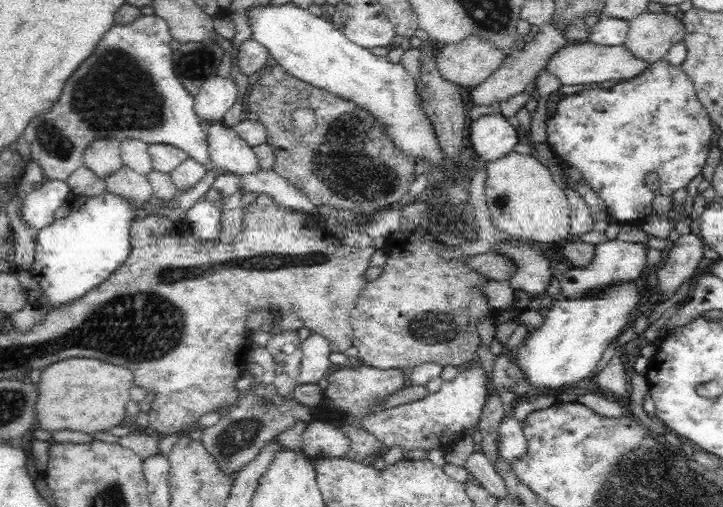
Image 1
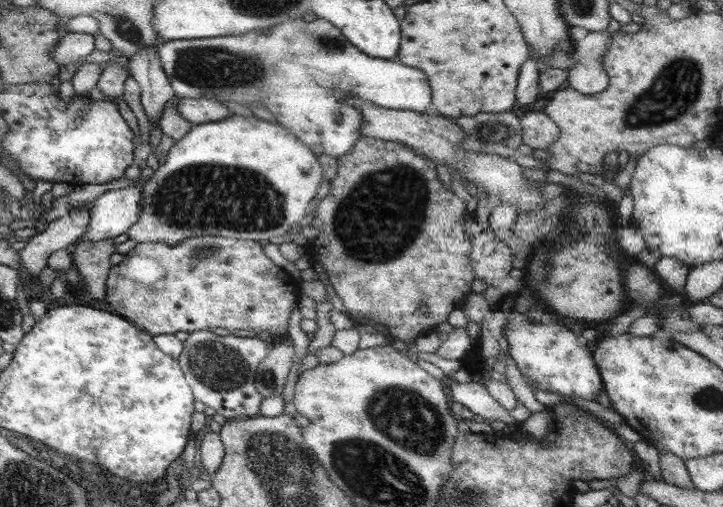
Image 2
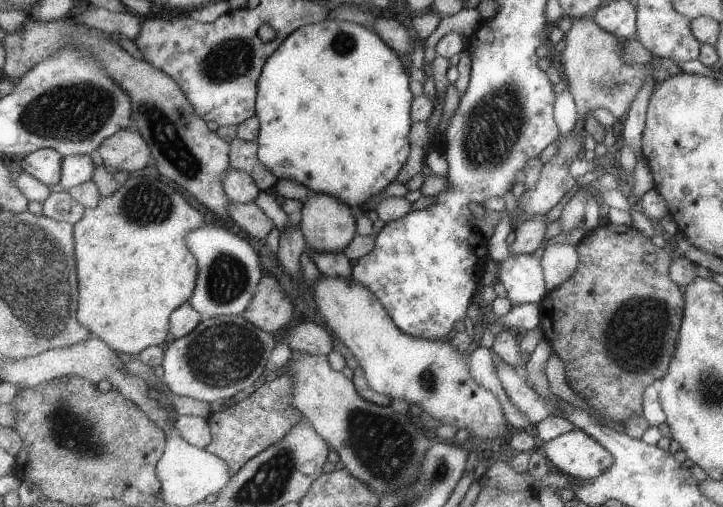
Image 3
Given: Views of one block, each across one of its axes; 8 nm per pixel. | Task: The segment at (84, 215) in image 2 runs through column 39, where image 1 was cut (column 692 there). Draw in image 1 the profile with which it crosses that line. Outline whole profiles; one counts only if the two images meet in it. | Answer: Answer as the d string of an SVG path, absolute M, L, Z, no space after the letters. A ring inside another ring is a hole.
M692 233L682 235L670 244L664 253L663 265L658 269L658 298L668 299L678 294L687 279L696 274L704 247L702 240Z

